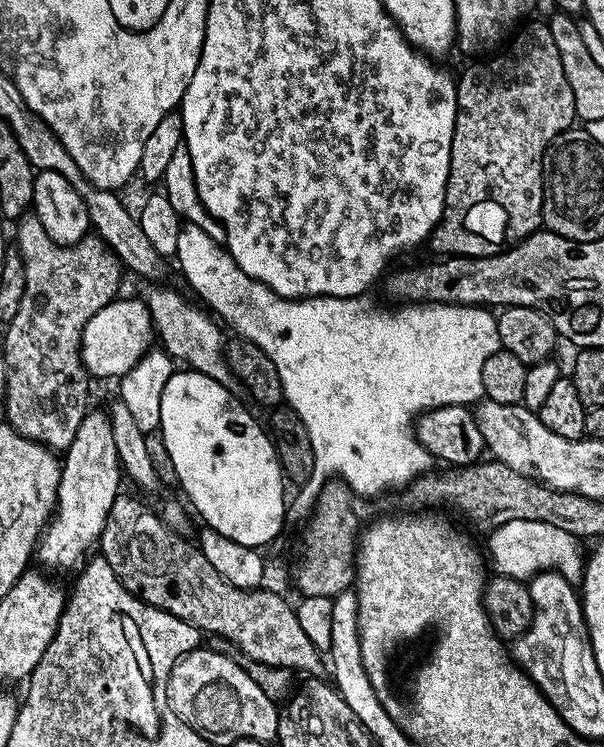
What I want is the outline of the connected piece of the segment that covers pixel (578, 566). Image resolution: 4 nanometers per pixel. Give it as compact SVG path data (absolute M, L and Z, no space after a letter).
M515 520L494 529L487 540L491 567L493 564L499 575L527 582L540 572L555 570L573 586L581 583L586 563L585 553L580 553L581 541L558 526L537 520Z

